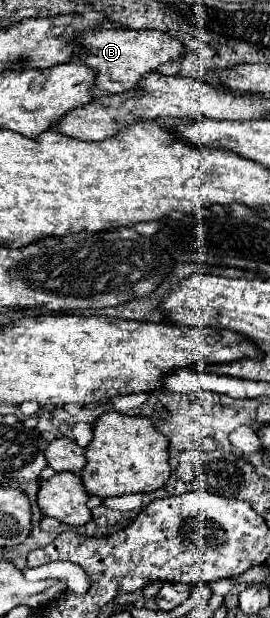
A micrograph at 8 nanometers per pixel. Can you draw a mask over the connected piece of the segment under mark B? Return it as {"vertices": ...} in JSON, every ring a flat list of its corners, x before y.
{"vertices":[[103,29,103,31,87,31,85,37,85,55,81,55,81,59,85,57,85,65,97,69,97,81,95,87,99,93,123,93,129,89,135,89,139,85,139,81,147,75,157,71,161,65,169,63,169,61,179,61,183,57,183,43,177,41,175,37,163,33,163,31,133,31,133,29]]}

